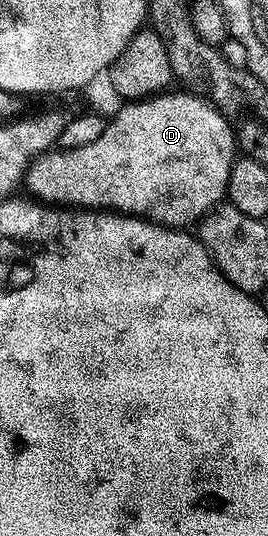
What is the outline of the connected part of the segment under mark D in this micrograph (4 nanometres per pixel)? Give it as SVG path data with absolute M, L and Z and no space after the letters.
M164 91L150 99L130 102L126 107L123 107L127 109L120 111L119 117L115 117L109 123L104 124L101 136L85 147L51 151L32 161L29 170L30 196L35 199L46 199L48 202L56 203L61 207L117 207L118 212L124 215L142 215L148 221L166 223L171 227L187 227L190 221L192 223L202 221L225 197L225 190L229 183L229 175L233 164L233 156L231 157L231 149L233 153L233 125L232 122L226 121L227 117L210 100L198 101L194 97L196 94L191 91L185 91L187 93L171 92Z

